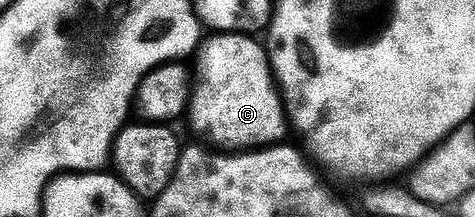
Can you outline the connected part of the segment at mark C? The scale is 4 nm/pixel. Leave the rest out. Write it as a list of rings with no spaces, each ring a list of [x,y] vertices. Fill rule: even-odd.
[[[214,33],[207,36],[202,44],[198,46],[196,59],[198,59],[198,73],[196,69],[196,88],[193,90],[190,98],[190,107],[188,110],[188,122],[199,133],[203,142],[209,143],[211,146],[217,147],[222,151],[253,151],[263,147],[273,147],[279,143],[285,142],[286,129],[288,133],[288,114],[284,104],[284,98],[276,84],[274,70],[270,68],[270,54],[267,46],[258,42],[257,36],[249,33]]]

